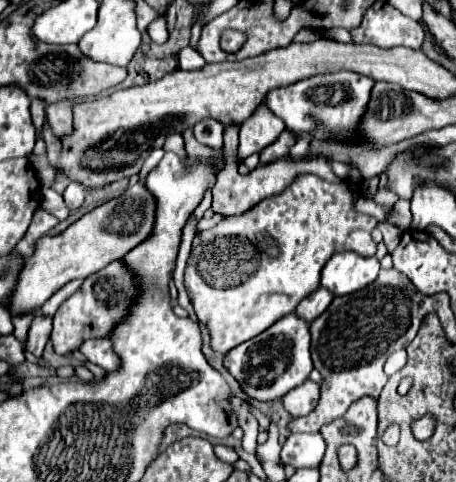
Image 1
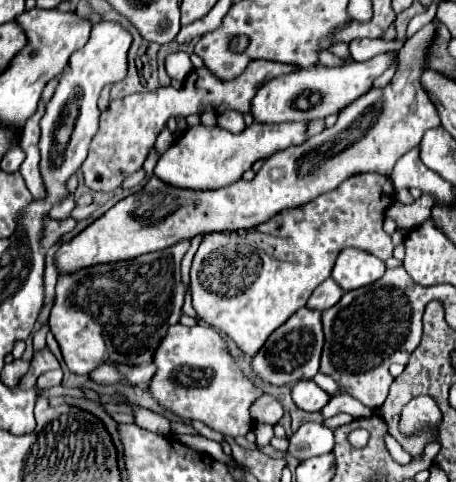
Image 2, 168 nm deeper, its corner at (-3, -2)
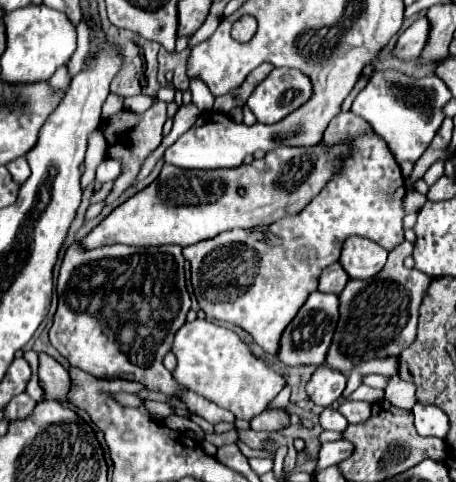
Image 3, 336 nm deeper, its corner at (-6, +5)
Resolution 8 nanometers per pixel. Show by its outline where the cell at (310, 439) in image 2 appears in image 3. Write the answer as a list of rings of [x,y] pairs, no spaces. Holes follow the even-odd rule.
[[[326,407],[322,413],[320,413],[320,425],[326,429],[326,431],[344,431],[348,427],[348,421],[346,417],[334,409],[334,407]]]

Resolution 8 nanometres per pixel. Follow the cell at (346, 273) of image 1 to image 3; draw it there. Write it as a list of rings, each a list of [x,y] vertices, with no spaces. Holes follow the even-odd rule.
[[[352,235],[344,241],[340,263],[352,279],[370,279],[384,267],[388,251],[378,243]]]

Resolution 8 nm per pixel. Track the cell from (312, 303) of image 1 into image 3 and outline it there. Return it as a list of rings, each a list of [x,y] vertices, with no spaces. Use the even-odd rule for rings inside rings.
[[[334,263],[334,265],[330,265],[330,267],[326,267],[324,271],[322,271],[322,275],[320,275],[320,287],[318,287],[318,291],[322,291],[322,293],[342,293],[342,289],[346,287],[346,283],[348,283],[348,273],[342,269],[342,265],[340,263]]]

